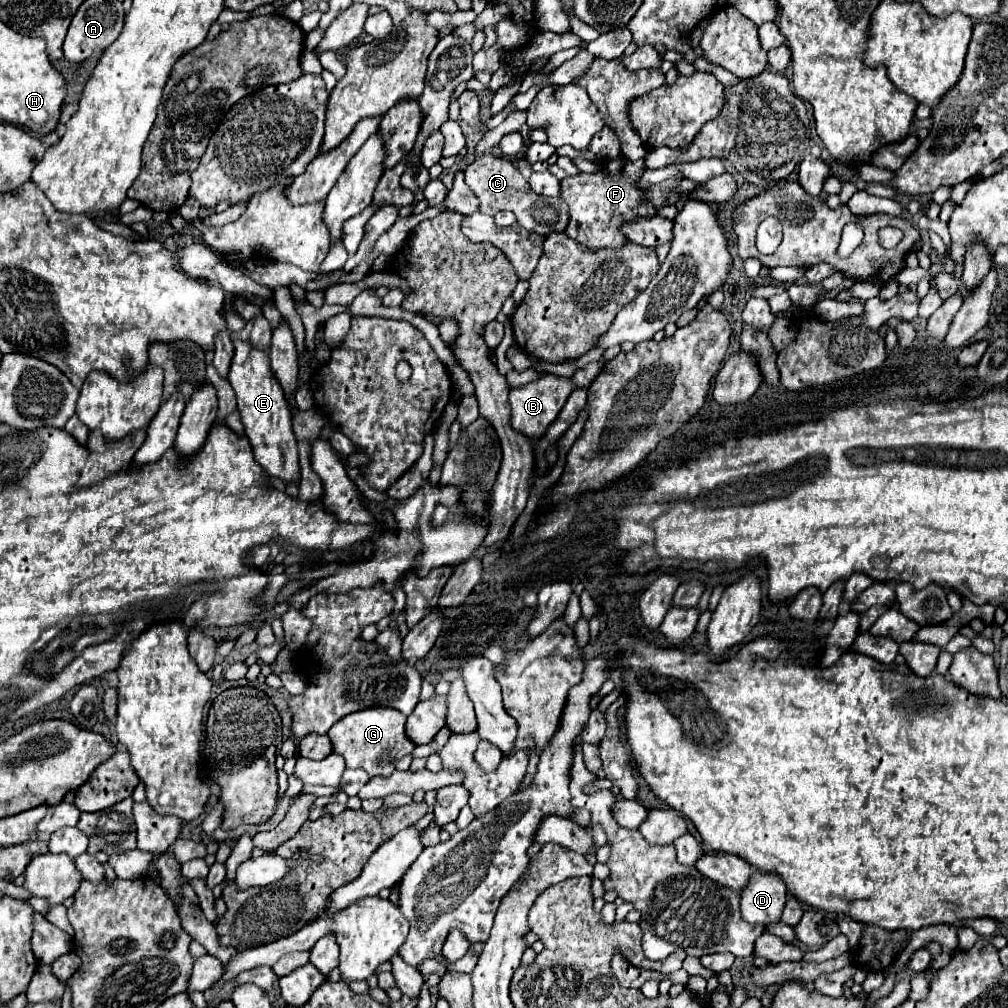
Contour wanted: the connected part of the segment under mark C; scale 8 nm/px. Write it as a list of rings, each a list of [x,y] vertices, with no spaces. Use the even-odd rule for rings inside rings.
[[[491,154],[479,156],[465,168],[465,182],[479,198],[479,212],[483,214],[495,216],[501,210],[509,210],[525,230],[537,232],[541,236],[549,236],[551,232],[565,232],[565,226],[569,226],[569,208],[565,202],[561,202],[561,198],[535,194],[523,174],[509,160]]]

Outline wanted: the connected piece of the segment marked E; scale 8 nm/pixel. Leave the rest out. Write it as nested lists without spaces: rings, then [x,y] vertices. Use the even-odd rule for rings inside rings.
[[[233,340],[235,354],[231,360],[229,376],[235,394],[237,408],[245,426],[245,436],[251,442],[255,462],[269,474],[283,478],[285,482],[299,480],[299,458],[297,458],[297,440],[291,430],[291,412],[285,400],[285,392],[275,378],[269,366],[269,352],[261,354],[261,350],[249,346],[249,340]]]

